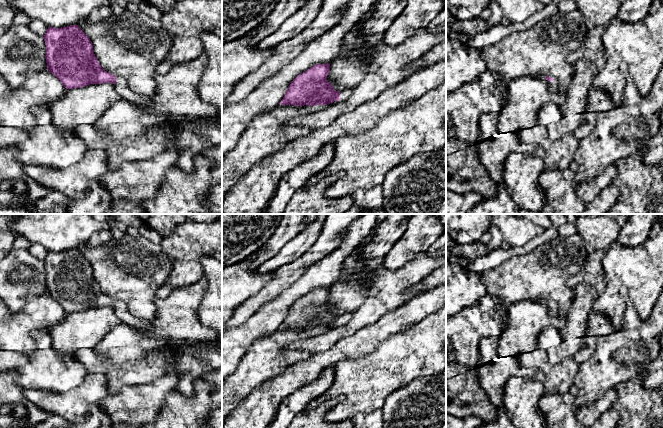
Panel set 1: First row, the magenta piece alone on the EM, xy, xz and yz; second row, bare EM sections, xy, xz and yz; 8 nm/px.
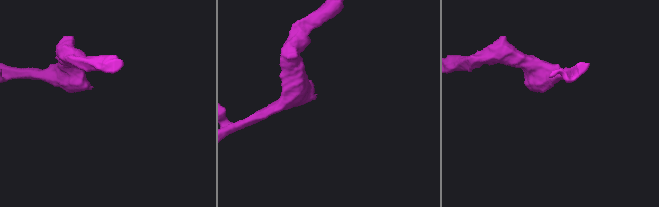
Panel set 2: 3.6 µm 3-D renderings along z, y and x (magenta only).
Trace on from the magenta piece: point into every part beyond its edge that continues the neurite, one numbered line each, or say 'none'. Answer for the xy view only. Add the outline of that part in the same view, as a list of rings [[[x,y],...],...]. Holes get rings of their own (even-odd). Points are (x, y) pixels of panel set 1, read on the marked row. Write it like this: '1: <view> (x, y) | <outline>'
1: xy (124, 91) | [[[118,78],[116,81],[118,85],[118,94],[121,99],[128,100],[138,106],[149,106],[150,100],[146,96],[141,96],[130,90],[127,81],[124,78]]]

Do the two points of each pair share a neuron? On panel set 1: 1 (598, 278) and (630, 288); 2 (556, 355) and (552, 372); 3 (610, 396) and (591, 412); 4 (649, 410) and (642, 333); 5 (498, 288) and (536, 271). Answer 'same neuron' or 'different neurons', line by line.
1: different neurons
2: different neurons
3: same neuron
4: different neurons
5: same neuron

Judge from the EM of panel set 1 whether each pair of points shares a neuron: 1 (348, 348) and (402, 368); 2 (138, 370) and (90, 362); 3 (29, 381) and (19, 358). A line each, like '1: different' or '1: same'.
1: different
2: same
3: different

